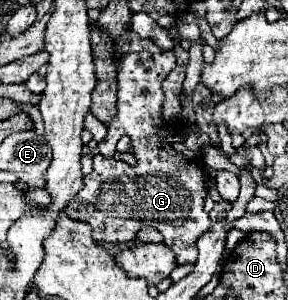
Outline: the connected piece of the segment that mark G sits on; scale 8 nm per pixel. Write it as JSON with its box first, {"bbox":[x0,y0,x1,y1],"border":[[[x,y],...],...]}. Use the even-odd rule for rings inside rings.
{"bbox":[77,30,211,264],"border":[[[133,30],[125,32],[117,38],[117,54],[119,54],[119,70],[117,70],[117,114],[108,125],[107,137],[97,144],[100,154],[93,158],[93,172],[85,176],[85,186],[77,194],[77,198],[89,198],[89,204],[81,204],[79,208],[91,210],[91,228],[93,228],[93,240],[97,242],[109,242],[109,244],[129,244],[135,240],[135,234],[143,230],[145,226],[157,228],[163,235],[163,243],[171,248],[177,256],[177,264],[195,264],[197,260],[197,238],[205,234],[211,228],[211,218],[203,210],[203,202],[207,196],[207,180],[205,180],[205,164],[203,156],[191,152],[183,144],[185,132],[181,130],[181,122],[165,122],[163,120],[163,88],[161,82],[167,78],[167,74],[175,68],[175,52],[161,50],[155,42],[149,38],[139,38]],[[126,135],[131,140],[133,156],[137,158],[135,166],[129,166],[125,162],[113,160],[116,145],[120,136]]]}

